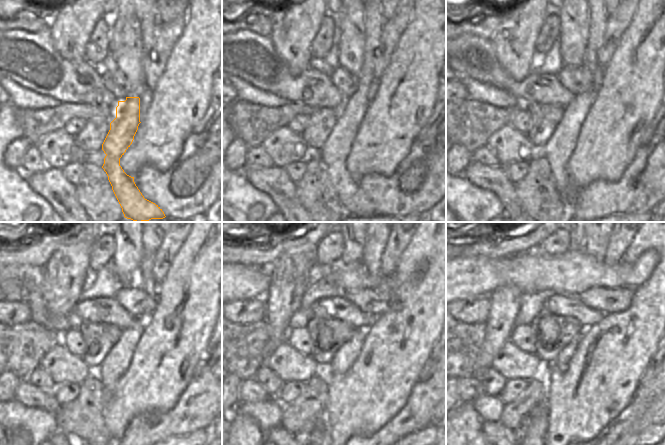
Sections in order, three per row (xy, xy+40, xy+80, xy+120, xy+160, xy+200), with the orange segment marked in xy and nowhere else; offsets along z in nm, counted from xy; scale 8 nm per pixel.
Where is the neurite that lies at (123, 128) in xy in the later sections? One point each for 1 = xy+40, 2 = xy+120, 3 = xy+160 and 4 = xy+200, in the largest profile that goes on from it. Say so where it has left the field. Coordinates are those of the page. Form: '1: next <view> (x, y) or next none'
1: next xy+40 (337, 146)
2: next xy+120 (117, 361)
3: next xy+160 (343, 359)
4: next xy+200 (563, 359)

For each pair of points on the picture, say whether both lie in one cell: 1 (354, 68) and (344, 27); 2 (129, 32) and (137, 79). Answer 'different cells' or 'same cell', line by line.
1: same cell
2: same cell

